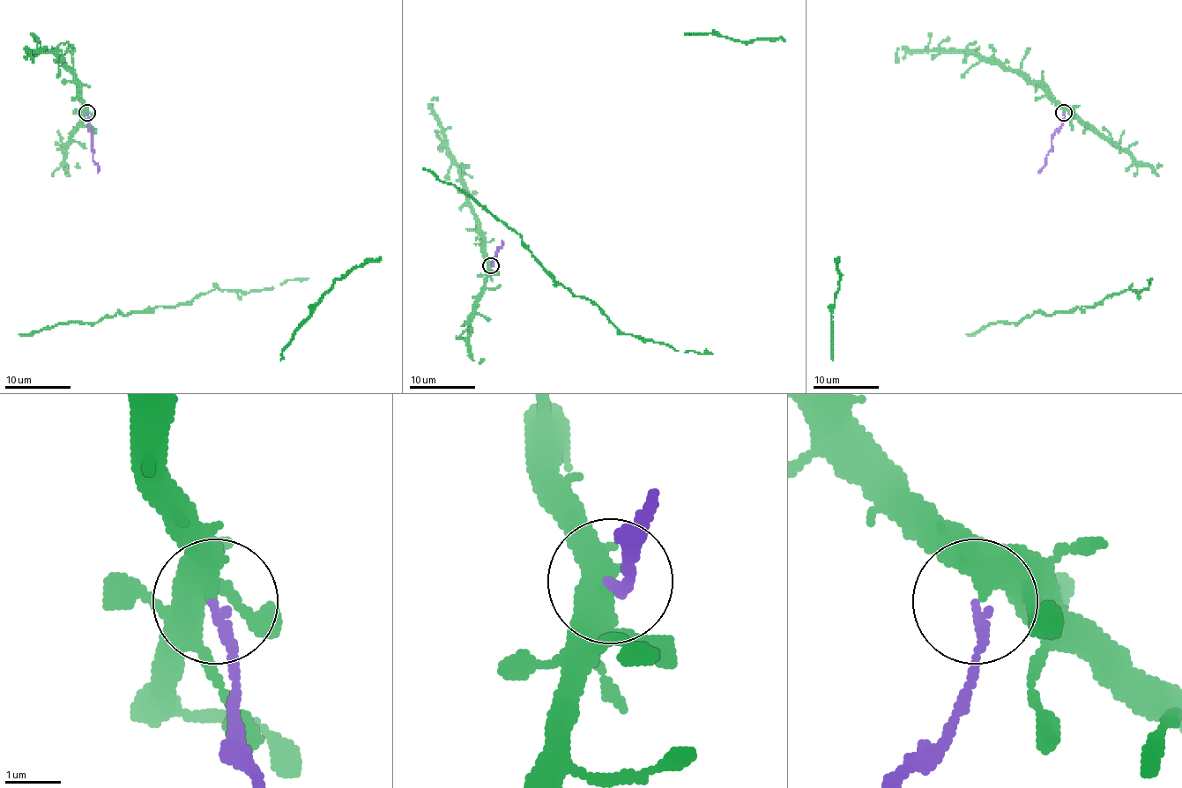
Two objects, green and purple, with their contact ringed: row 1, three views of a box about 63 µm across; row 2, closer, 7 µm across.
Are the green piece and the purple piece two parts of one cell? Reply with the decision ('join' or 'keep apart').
keep apart

